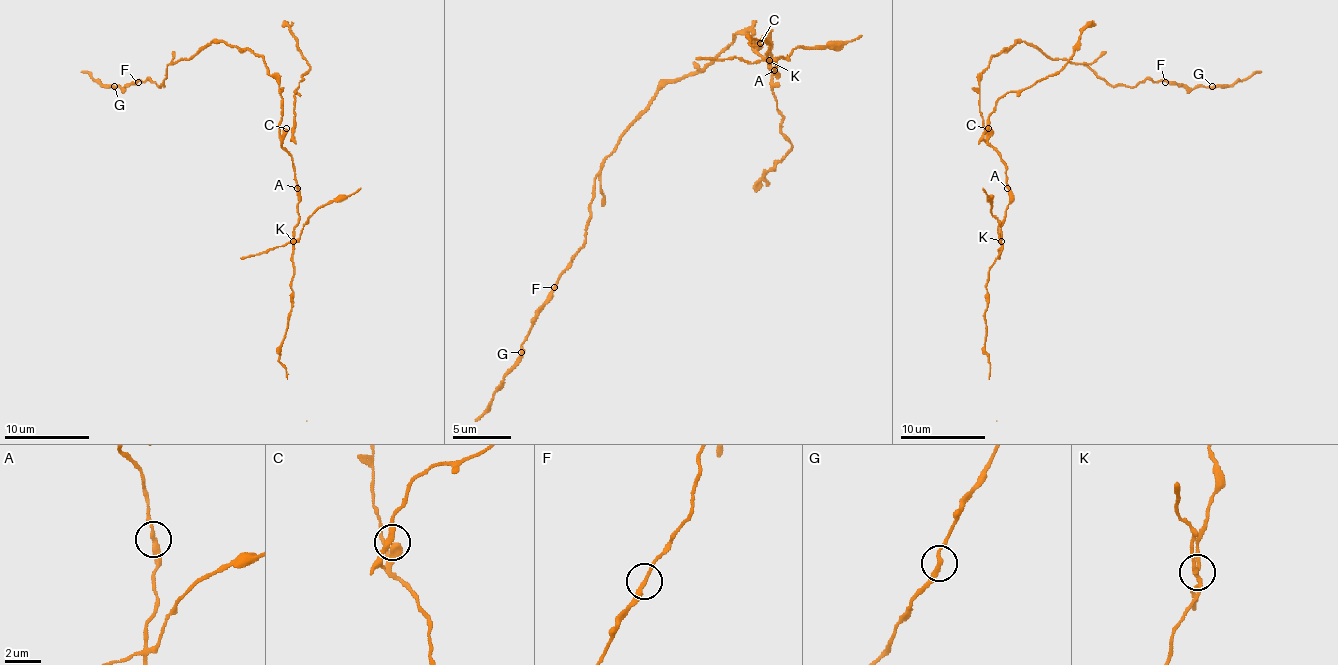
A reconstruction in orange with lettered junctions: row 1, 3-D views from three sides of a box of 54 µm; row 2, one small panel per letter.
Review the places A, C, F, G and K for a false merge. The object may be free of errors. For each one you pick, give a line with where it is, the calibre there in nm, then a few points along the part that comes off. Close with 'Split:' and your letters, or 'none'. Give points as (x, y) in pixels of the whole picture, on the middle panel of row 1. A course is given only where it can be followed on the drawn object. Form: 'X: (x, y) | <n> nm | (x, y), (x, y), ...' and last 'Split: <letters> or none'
K: (769, 60) | 220 nm | (769, 61), (786, 58), (798, 46), (836, 46), (863, 34)
Split: K

